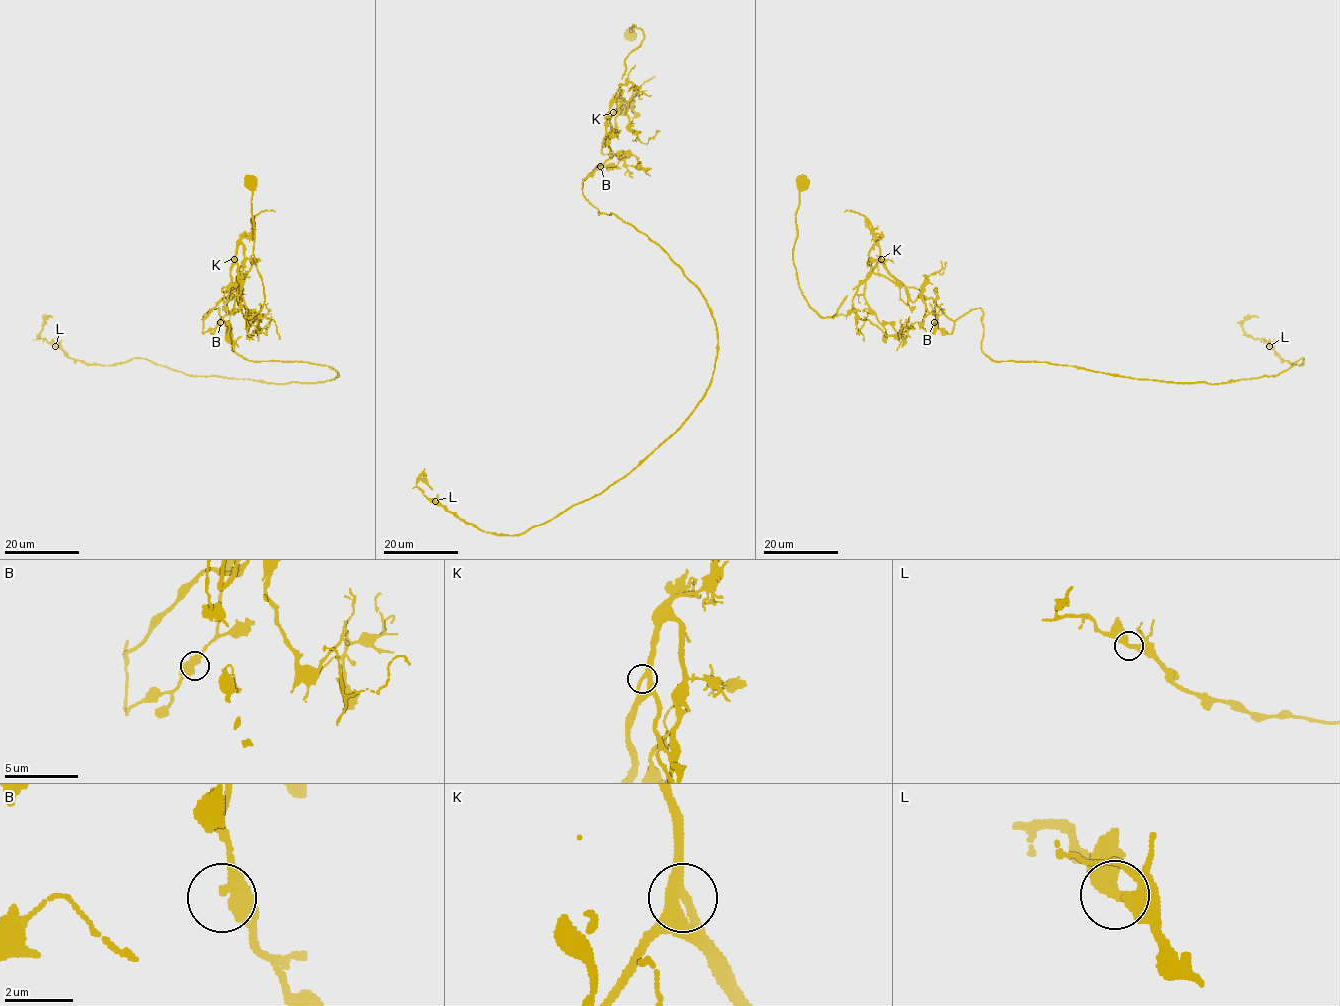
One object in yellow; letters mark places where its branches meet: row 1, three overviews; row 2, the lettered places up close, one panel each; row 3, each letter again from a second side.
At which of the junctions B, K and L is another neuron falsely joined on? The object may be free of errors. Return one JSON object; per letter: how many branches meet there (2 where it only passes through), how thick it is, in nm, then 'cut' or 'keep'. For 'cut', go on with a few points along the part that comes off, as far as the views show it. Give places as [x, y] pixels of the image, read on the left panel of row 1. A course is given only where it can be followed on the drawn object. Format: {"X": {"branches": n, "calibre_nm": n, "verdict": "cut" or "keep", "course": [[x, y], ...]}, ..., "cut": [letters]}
{"B": {"branches": 2, "calibre_nm": 380, "verdict": "keep"}, "K": {"branches": 2, "calibre_nm": 360, "verdict": "keep"}, "L": {"branches": 2, "calibre_nm": 400, "verdict": "keep"}, "cut": []}

